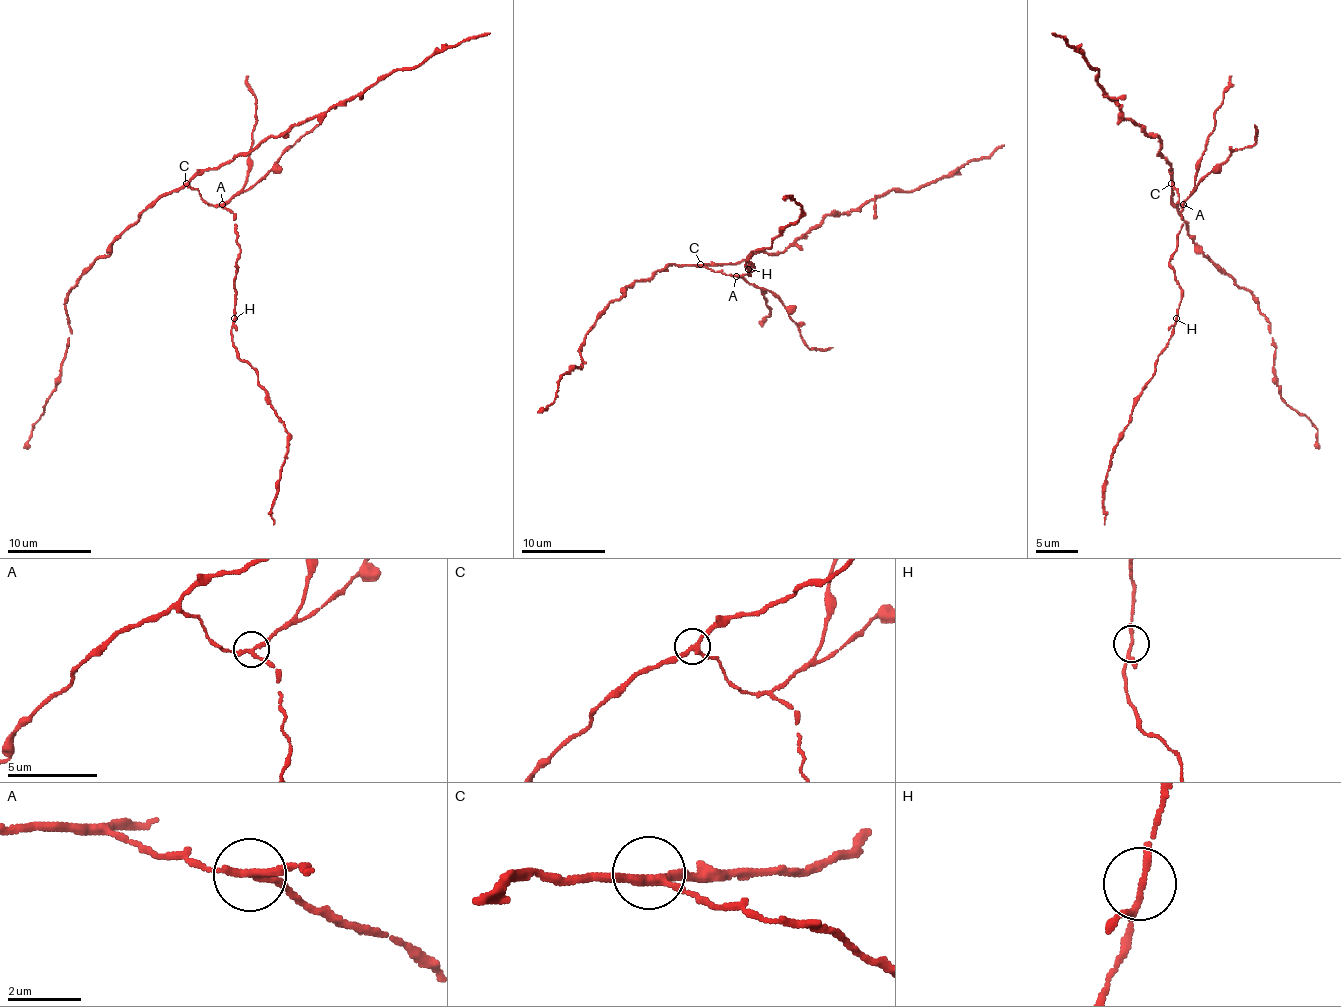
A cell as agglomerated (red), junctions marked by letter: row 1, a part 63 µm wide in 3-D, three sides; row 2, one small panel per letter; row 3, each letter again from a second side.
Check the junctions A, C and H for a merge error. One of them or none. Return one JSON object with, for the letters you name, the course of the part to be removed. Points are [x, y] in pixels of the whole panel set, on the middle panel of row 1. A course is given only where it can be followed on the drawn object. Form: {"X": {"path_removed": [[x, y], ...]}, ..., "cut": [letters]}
{"A": {"path_removed": [[735, 276], [771, 291], [800, 329], [803, 341], [809, 348], [832, 348]]}, "cut": ["A"]}

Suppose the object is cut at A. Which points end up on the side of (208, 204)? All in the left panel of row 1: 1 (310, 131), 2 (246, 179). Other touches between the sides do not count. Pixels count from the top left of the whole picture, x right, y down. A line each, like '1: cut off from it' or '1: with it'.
1: cut off from it
2: cut off from it

